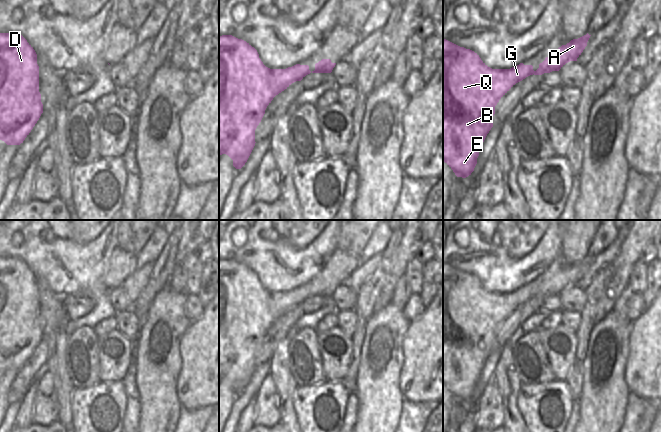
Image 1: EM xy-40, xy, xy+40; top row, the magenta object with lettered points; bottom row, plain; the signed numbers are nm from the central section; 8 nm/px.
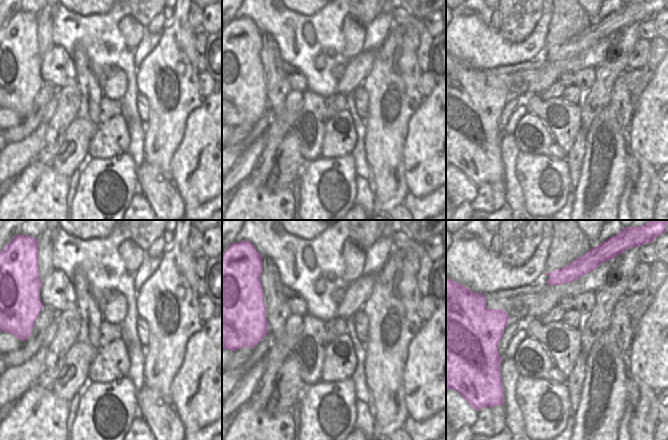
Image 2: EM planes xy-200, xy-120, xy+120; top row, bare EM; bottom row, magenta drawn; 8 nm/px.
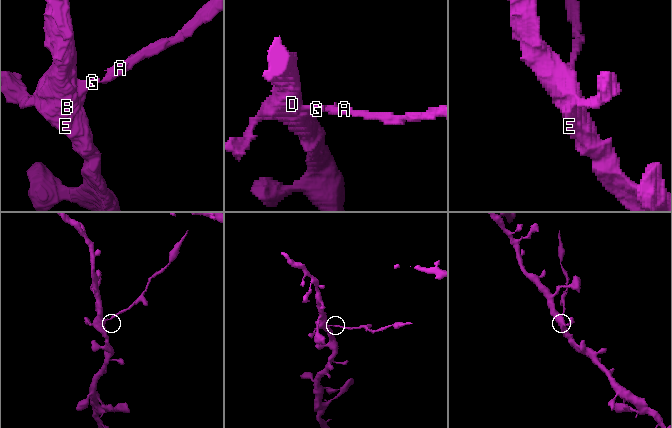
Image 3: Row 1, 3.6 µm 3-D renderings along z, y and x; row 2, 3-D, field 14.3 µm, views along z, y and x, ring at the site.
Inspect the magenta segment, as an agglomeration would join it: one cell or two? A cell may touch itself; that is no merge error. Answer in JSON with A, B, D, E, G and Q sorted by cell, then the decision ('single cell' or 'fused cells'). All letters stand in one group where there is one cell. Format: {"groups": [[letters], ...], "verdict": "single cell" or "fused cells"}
{"groups": [["A"], ["B", "D", "E", "G", "Q"]], "verdict": "fused cells"}

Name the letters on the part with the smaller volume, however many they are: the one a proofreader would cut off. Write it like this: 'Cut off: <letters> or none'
Cut off: A

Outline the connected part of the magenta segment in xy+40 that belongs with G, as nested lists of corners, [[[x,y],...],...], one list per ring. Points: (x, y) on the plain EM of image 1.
[[[443,264],[443,385],[457,401],[466,402],[474,395],[481,370],[493,351],[495,330],[518,306],[534,298],[532,289],[520,287],[510,293],[492,293],[477,277]]]

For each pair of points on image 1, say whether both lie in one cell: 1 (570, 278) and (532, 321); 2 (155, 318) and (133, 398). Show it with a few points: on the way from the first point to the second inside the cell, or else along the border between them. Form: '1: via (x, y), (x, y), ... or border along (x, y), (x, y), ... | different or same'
1: border along (536, 310), (518, 326) | different
2: border along (134, 363), (134, 381), (141, 409) | different

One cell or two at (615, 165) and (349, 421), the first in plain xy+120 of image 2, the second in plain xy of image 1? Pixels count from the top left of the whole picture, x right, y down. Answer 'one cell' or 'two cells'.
two cells

